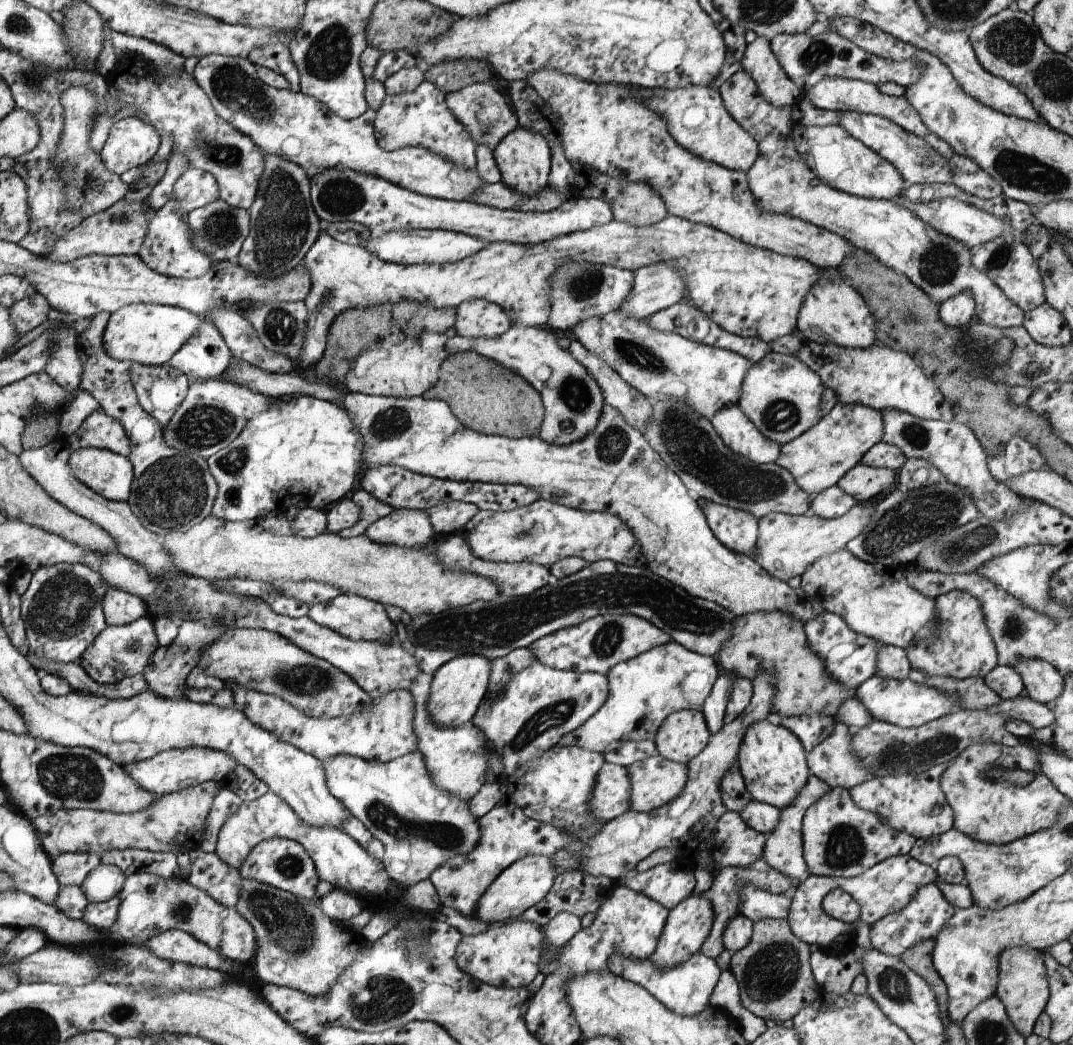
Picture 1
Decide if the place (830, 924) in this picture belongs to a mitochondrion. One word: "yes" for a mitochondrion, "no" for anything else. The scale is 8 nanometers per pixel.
no

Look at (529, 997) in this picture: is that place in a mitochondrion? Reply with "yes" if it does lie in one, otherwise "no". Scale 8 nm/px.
no

